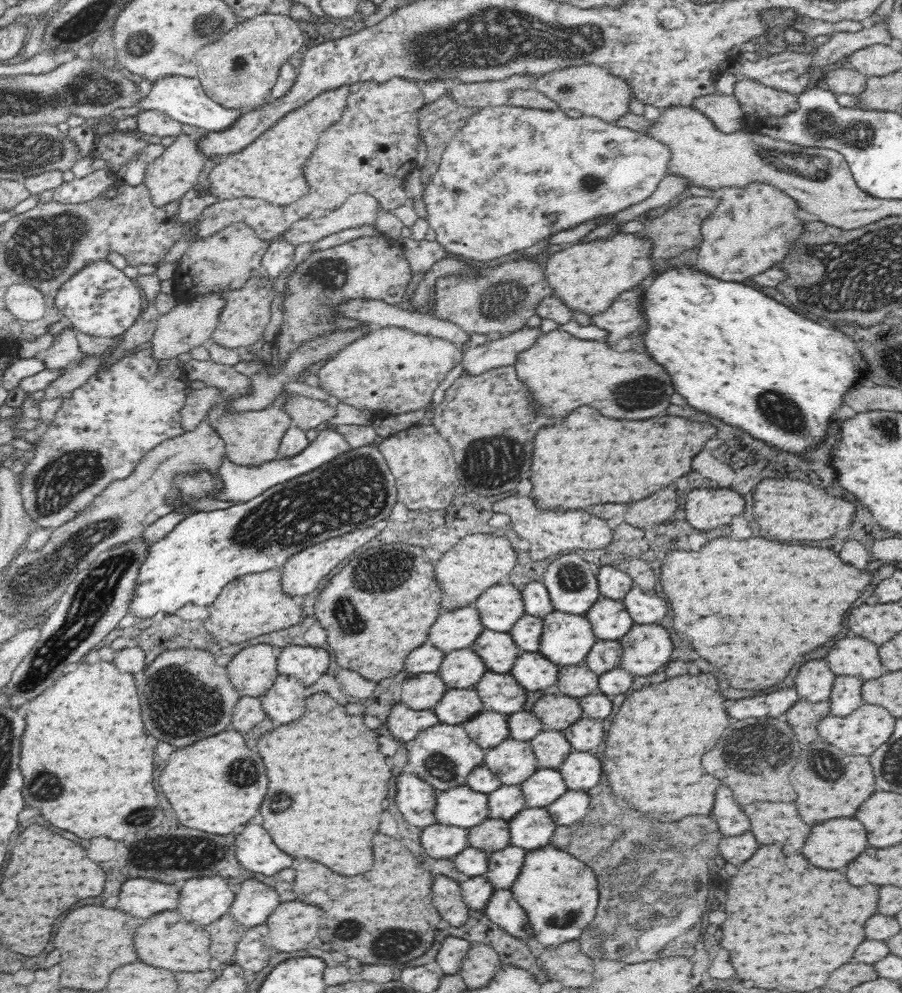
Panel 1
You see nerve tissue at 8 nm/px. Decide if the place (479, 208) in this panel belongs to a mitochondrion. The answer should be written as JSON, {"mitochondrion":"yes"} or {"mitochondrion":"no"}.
{"mitochondrion":"no"}

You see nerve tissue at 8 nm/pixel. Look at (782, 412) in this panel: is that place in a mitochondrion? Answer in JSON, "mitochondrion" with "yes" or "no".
{"mitochondrion":"yes"}

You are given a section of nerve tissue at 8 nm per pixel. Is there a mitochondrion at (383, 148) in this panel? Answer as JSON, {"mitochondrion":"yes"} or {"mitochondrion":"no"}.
{"mitochondrion":"no"}

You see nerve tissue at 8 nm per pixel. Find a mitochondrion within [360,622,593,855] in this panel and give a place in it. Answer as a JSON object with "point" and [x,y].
{"point":[440,766]}

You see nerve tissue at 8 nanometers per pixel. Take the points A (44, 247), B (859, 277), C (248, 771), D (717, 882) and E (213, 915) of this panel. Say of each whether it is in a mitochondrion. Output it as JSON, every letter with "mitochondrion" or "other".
{"A":"mitochondrion","B":"mitochondrion","C":"mitochondrion","D":"other","E":"other"}

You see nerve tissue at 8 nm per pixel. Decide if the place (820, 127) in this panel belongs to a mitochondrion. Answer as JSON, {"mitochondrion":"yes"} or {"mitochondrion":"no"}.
{"mitochondrion":"yes"}

